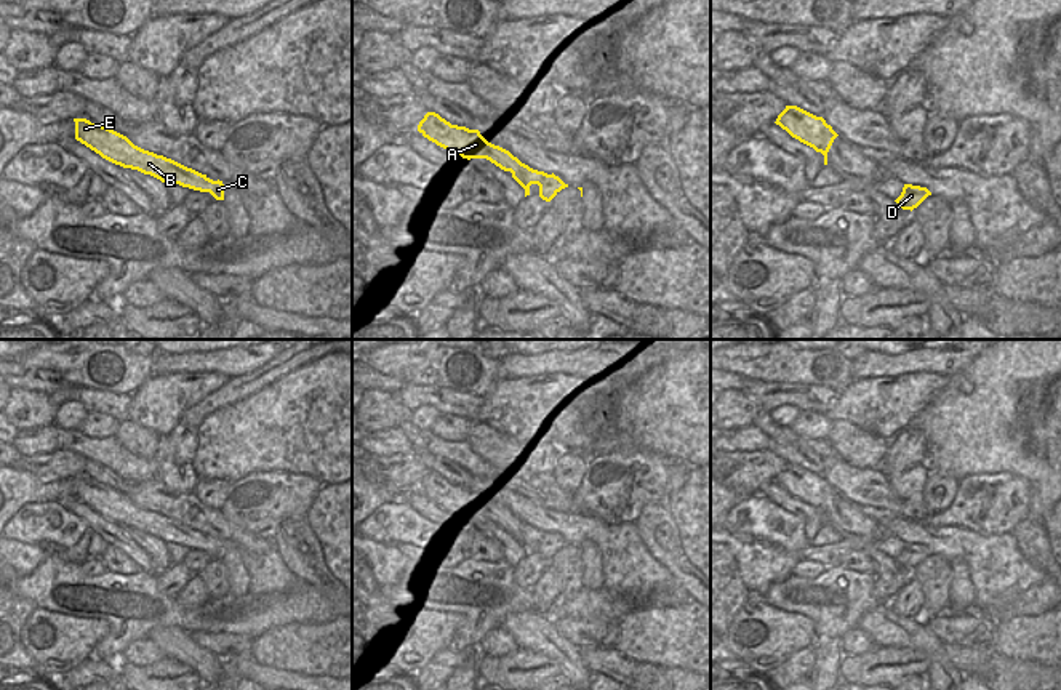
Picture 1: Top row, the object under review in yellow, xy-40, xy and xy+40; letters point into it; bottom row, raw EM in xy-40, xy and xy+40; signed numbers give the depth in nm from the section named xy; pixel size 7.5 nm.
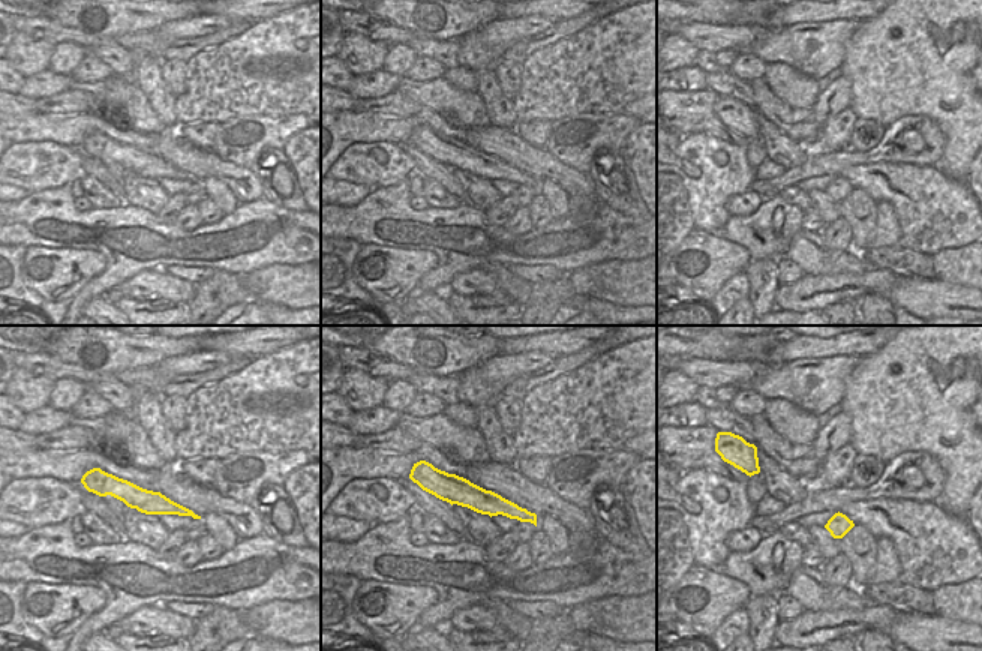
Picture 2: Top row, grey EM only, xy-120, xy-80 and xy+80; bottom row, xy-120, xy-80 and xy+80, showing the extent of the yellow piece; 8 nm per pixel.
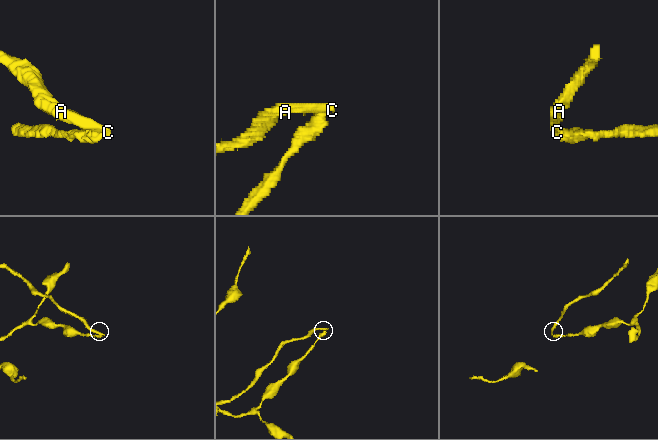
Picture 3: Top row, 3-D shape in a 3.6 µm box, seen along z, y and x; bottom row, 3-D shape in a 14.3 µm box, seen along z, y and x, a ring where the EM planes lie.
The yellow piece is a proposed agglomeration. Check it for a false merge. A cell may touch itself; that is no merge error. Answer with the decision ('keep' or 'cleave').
cleave

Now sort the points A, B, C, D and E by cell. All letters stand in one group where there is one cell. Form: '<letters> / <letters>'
A B C E / D

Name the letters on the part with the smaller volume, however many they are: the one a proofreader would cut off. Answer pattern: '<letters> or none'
A, B, C, E

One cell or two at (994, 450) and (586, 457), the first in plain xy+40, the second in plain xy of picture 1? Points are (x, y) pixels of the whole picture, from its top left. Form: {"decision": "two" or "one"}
{"decision": "two"}

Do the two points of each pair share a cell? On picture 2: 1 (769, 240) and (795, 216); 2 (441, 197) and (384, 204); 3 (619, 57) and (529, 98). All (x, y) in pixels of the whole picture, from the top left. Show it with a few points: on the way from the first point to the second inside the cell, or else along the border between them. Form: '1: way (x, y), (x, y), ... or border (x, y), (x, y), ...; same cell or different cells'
1: way (769, 231), (778, 221), (786, 219); same cell
2: border (461, 203), (455, 207), (429, 207); different cells
3: way (597, 71), (583, 77), (568, 77), (552, 86); same cell

